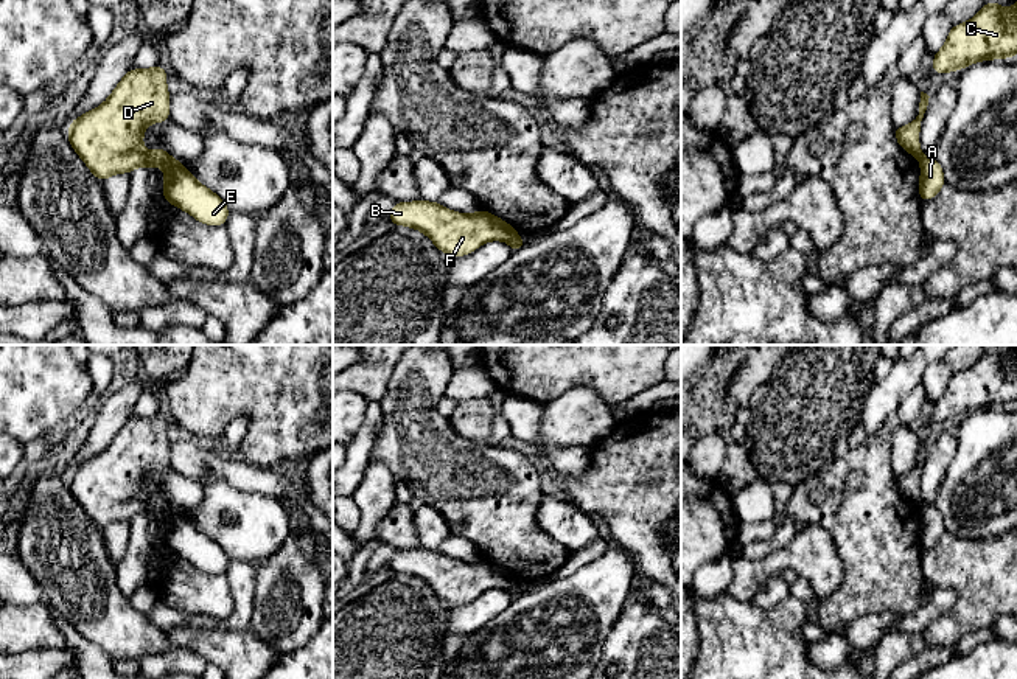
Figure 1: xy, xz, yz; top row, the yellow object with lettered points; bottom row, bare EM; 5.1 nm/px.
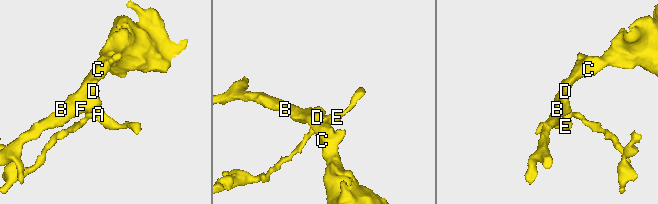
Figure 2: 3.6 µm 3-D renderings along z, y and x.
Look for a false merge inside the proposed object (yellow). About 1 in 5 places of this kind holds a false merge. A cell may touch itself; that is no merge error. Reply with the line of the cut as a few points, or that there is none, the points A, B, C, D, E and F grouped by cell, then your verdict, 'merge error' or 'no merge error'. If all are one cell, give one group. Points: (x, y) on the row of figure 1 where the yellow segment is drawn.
xy (170, 156), (160, 165) | A E / B C D F | merge error

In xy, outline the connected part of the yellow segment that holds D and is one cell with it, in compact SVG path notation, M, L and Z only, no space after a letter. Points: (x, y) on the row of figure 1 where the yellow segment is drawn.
M162 65L131 68L100 107L72 121L68 143L101 182L138 166L162 166L171 155L163 148L145 151L142 145L151 123L170 118L170 104Z

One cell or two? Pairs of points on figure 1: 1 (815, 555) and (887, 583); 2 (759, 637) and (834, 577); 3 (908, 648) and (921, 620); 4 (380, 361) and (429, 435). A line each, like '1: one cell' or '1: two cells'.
1: two cells
2: two cells
3: two cells
4: two cells

